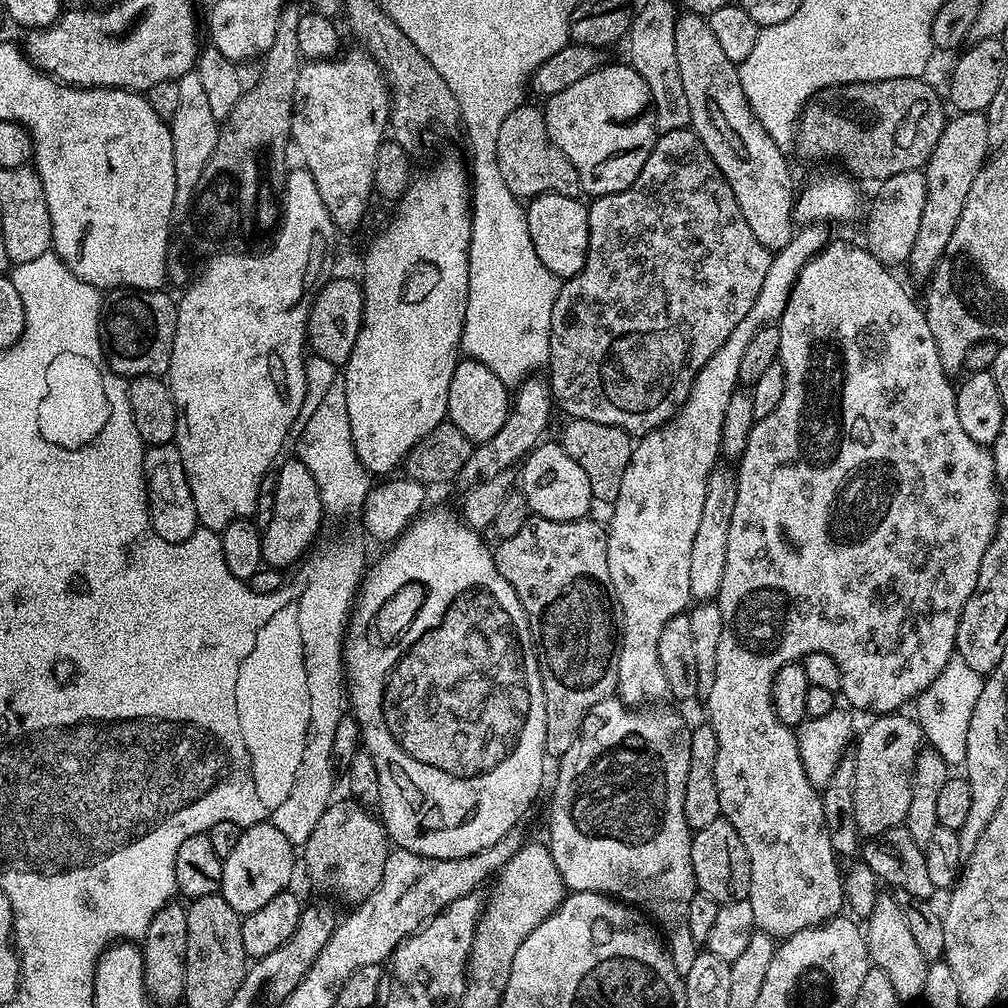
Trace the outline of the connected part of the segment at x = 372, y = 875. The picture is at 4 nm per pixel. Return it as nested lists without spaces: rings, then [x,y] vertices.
[[[351,798],[333,799],[328,809],[318,818],[318,826],[302,845],[302,868],[316,884],[345,896],[351,902],[359,902],[382,882],[382,870],[386,870],[386,858],[390,851],[388,831],[379,815],[372,816],[367,807]]]

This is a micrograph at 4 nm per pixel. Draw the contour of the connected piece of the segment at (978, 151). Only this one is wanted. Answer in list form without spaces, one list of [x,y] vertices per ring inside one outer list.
[[[962,112],[953,117],[953,120],[951,117],[945,123],[942,138],[938,138],[938,146],[934,146],[932,156],[923,169],[926,206],[922,210],[918,238],[914,238],[910,264],[925,274],[935,269],[940,255],[946,250],[946,242],[950,242],[950,234],[954,234],[954,226],[962,214],[966,194],[970,194],[974,178],[978,178],[980,169],[984,167],[990,156],[985,113]]]

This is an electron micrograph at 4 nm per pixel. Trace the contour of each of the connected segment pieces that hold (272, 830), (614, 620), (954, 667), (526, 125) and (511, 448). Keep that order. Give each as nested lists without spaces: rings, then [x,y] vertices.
[[[251,824],[243,829],[238,838],[234,851],[224,859],[222,882],[219,895],[234,911],[247,914],[266,906],[274,894],[285,891],[292,880],[292,871],[298,868],[298,856],[294,853],[294,845],[288,841],[286,834],[273,824]]]
[[[533,515],[526,526],[518,530],[518,534],[510,534],[510,538],[500,540],[494,548],[498,574],[510,582],[528,616],[546,702],[544,751],[553,758],[564,756],[566,750],[570,750],[574,738],[578,738],[586,714],[590,714],[598,702],[609,699],[616,692],[616,655],[620,652],[618,605],[614,599],[614,586],[610,582],[608,533],[603,523],[592,519],[558,522]]]
[[[954,654],[943,668],[942,674],[914,702],[914,716],[924,732],[925,741],[949,766],[964,763],[967,727],[970,726],[971,711],[982,694],[983,685],[983,675]]]
[[[531,102],[515,108],[506,122],[502,122],[498,130],[498,167],[502,169],[502,178],[510,194],[521,198],[541,196],[547,192],[579,197],[582,192],[578,170],[574,170],[570,158],[554,146],[546,130],[543,107],[535,108]]]
[[[535,378],[522,381],[511,397],[508,417],[502,430],[498,430],[498,434],[494,434],[494,438],[490,438],[485,444],[473,447],[464,472],[472,476],[479,472],[484,472],[485,477],[497,476],[499,472],[509,471],[513,467],[511,464],[519,465],[524,457],[545,439],[544,431],[548,428],[548,419],[552,412],[554,413],[554,401],[549,381]]]

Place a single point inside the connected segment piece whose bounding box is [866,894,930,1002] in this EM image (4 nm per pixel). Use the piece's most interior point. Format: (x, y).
(891, 947)

